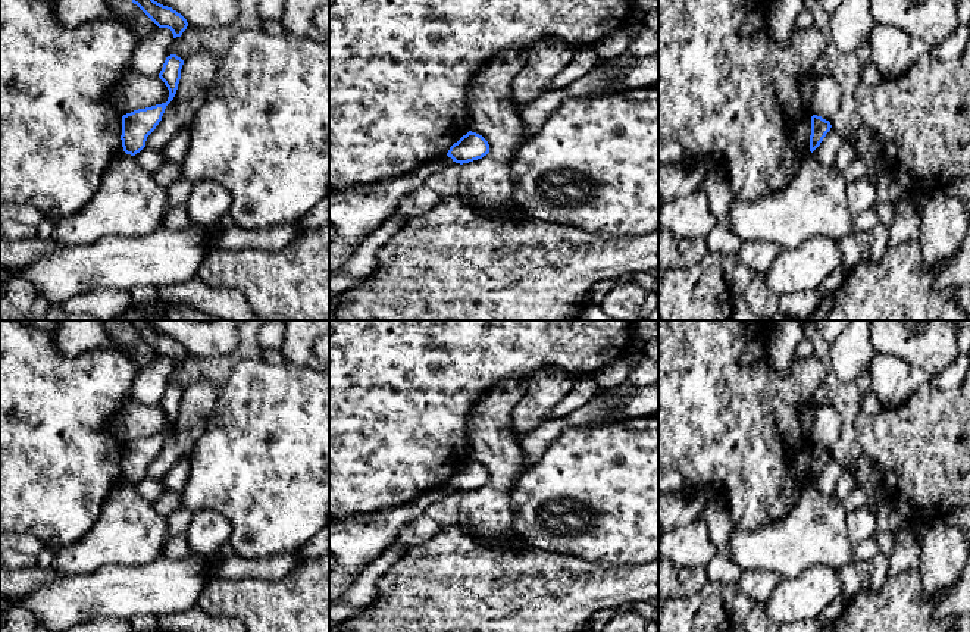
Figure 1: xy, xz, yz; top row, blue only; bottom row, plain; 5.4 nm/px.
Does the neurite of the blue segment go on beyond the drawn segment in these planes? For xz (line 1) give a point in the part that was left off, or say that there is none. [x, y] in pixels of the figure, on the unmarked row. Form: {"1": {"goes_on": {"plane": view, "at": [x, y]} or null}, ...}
{"1": {"goes_on": null}}

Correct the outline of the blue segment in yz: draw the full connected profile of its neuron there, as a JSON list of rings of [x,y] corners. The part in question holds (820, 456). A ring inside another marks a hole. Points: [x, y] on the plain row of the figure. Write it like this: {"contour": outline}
{"contour": [[[813,444],[811,445],[811,464],[810,464],[810,481],[813,482],[826,463],[830,460],[832,454],[829,450],[823,448],[822,445]]]}

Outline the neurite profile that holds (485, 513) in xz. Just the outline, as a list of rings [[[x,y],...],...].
[[[503,379],[469,413],[469,460],[488,470],[489,482],[460,495],[457,523],[478,539],[503,542],[513,536],[511,489],[526,467],[511,431],[511,410],[526,389],[526,379]]]

